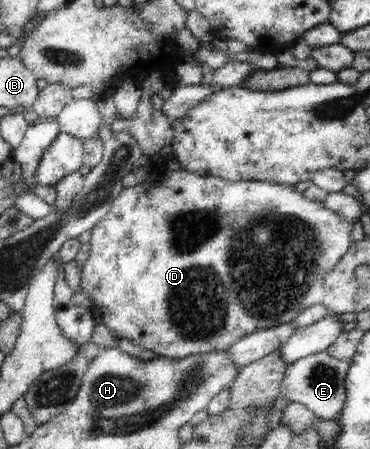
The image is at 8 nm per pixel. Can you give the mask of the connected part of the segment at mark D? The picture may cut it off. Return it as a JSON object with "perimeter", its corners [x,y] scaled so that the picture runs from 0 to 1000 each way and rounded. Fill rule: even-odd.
{"perimeter":[[[427,374],[384,410],[335,416],[305,445],[292,477],[246,512],[246,559],[227,579],[219,606],[219,646],[249,677],[265,722],[305,735],[316,757],[343,755],[414,782],[430,795],[492,800],[495,795],[608,782],[668,744],[700,733],[738,731],[792,715],[819,690],[876,673],[876,619],[884,606],[922,579],[951,548],[954,494],[914,481],[876,450],[849,450],[803,428],[795,414],[646,401],[622,405],[586,392],[538,390],[505,379]]]}

